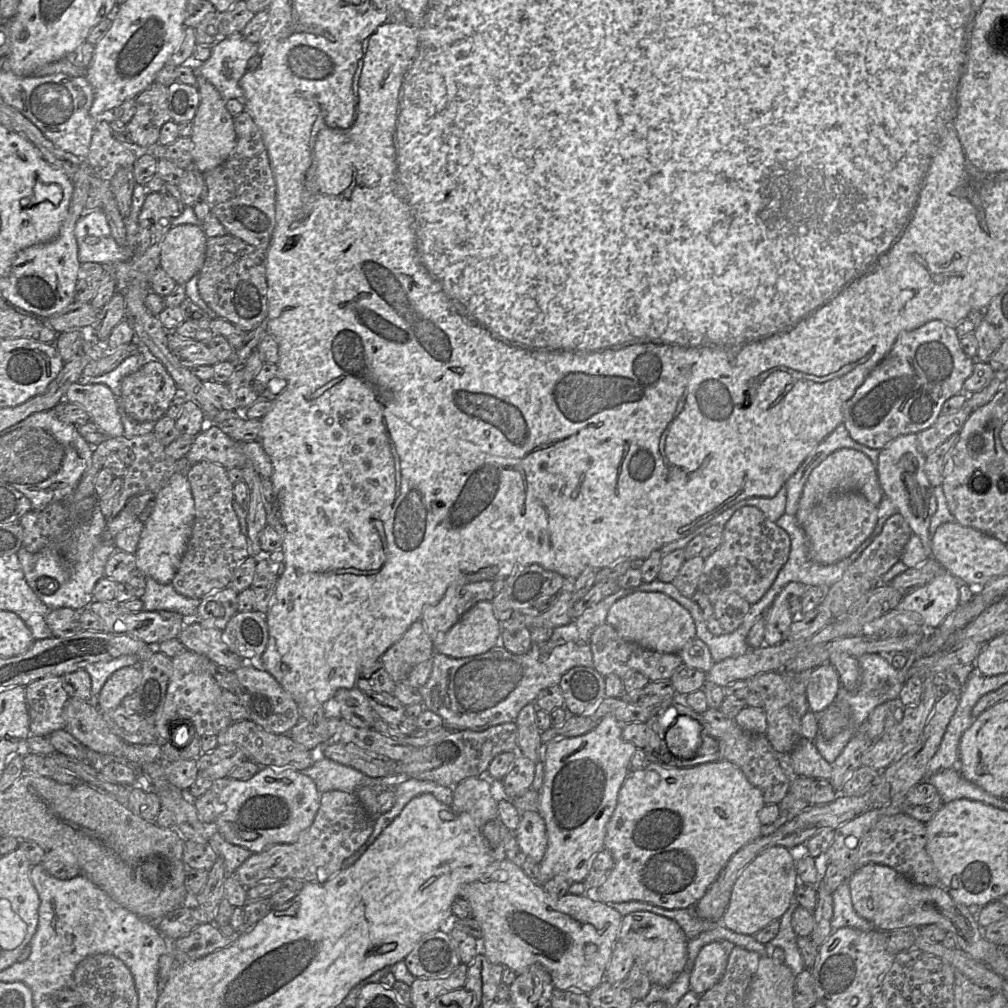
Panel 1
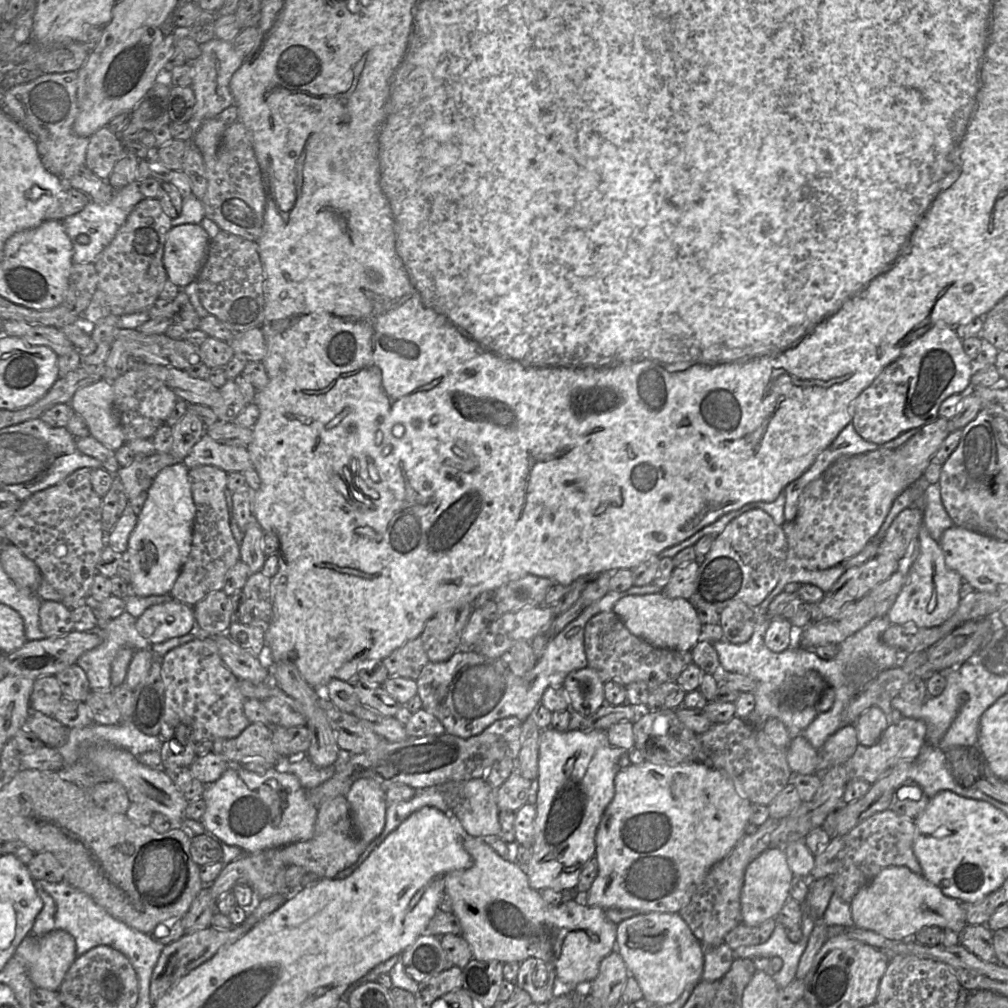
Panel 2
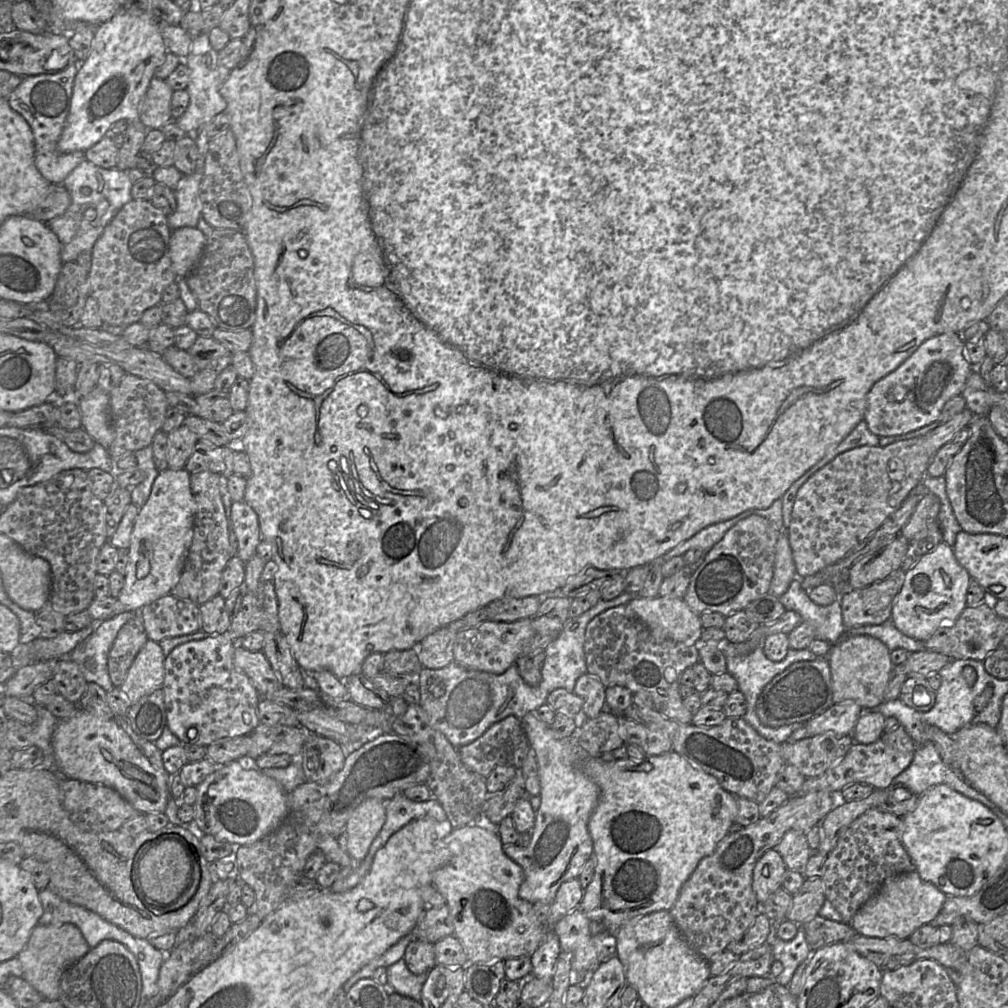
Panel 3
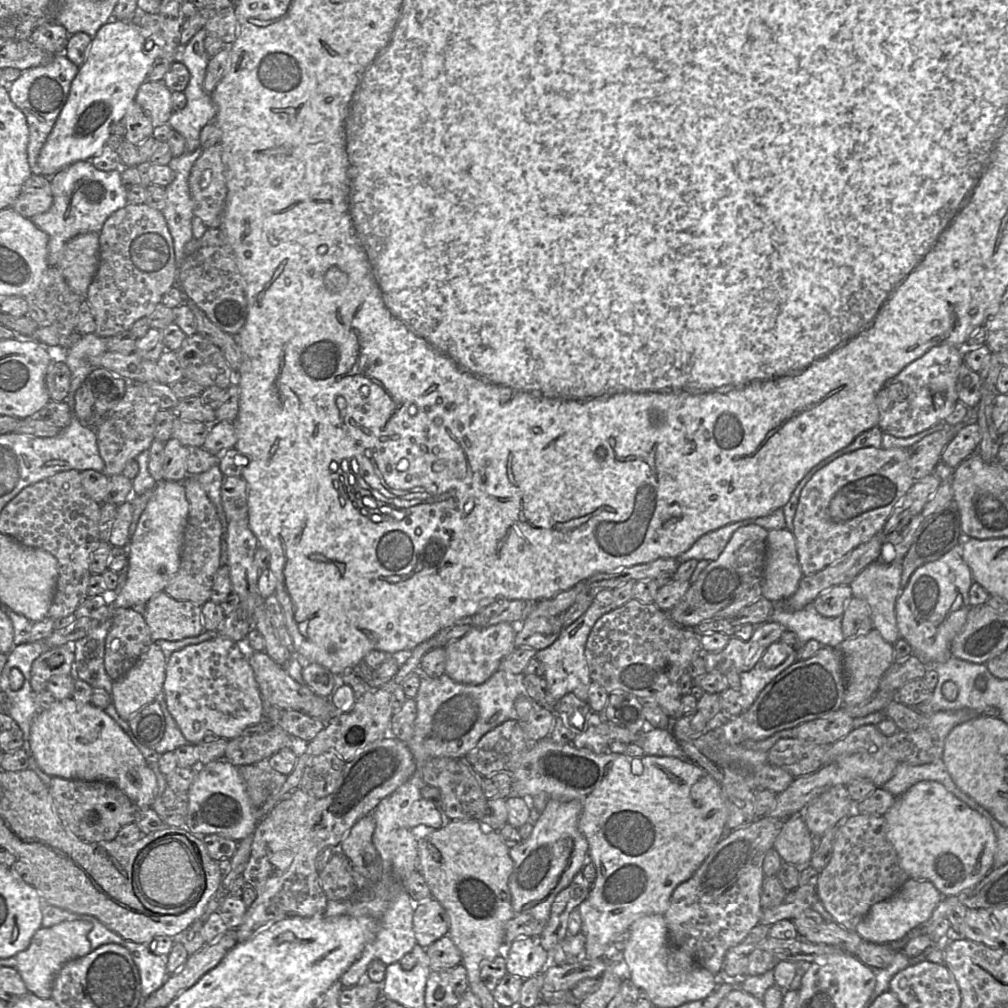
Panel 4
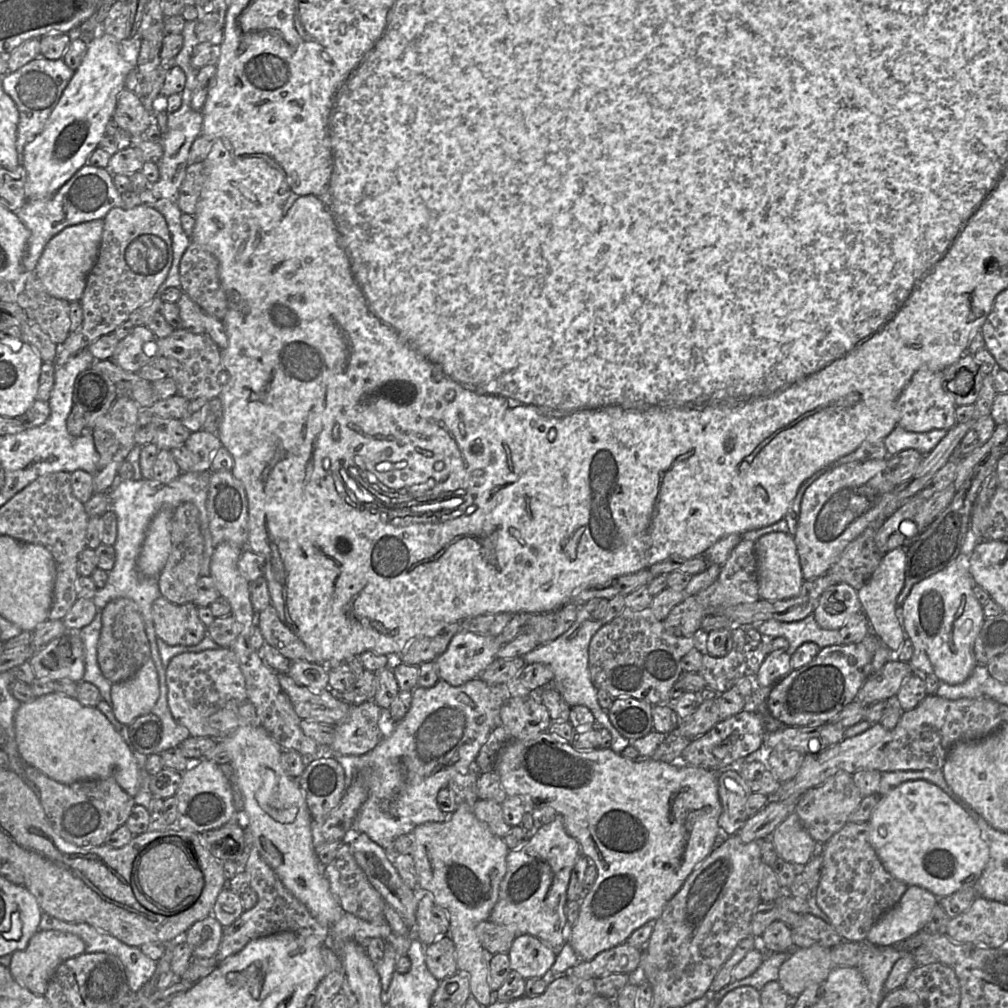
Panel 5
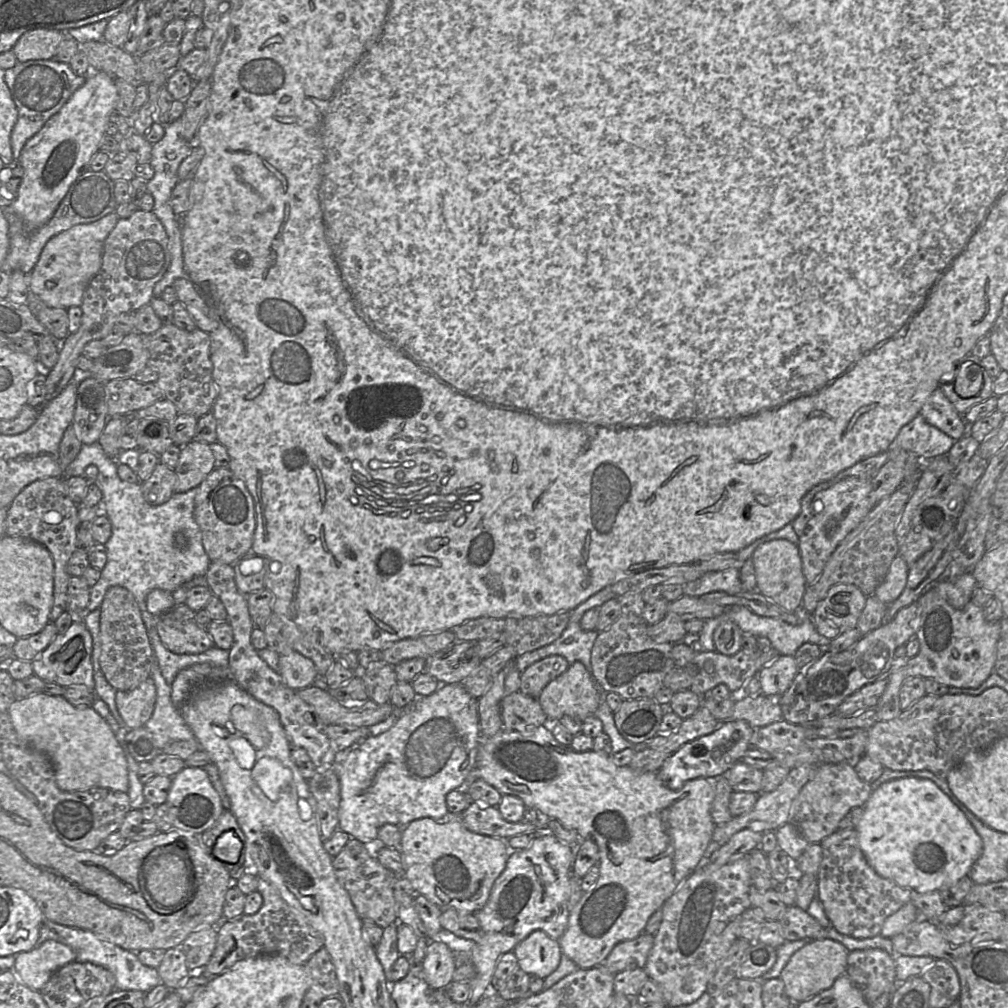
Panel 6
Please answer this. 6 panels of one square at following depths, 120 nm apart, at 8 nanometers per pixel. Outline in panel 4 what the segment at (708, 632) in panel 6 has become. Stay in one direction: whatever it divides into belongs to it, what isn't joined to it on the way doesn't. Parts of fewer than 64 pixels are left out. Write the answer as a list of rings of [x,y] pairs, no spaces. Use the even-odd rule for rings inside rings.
[[[813,603],[798,611],[788,611],[781,604],[775,604],[770,621],[794,632],[798,636],[800,648],[810,640],[816,640],[822,646],[838,648],[845,639],[842,632],[842,617],[824,617],[818,613]]]

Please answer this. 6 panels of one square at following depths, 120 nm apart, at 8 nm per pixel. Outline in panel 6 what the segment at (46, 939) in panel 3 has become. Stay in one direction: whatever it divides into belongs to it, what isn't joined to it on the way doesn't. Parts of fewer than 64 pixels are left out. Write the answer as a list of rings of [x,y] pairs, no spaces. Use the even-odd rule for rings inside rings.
[[[47,940],[28,952],[17,954],[13,972],[25,986],[40,991],[57,970],[75,960],[76,954],[70,947]]]

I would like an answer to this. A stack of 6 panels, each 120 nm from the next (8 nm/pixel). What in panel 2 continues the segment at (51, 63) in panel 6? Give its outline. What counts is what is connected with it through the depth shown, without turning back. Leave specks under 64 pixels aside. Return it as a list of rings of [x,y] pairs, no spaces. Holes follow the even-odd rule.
[[[75,71],[43,74],[28,83],[13,86],[3,97],[6,112],[35,139],[43,166],[63,181],[85,165],[89,144],[89,137],[78,136],[73,131],[78,113],[77,79]]]

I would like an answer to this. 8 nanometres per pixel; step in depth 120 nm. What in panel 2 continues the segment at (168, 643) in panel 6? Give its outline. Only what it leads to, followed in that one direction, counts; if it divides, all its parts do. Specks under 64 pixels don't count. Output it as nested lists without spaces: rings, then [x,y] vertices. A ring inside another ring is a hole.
[[[175,599],[149,607],[137,618],[135,627],[151,645],[199,631],[193,606]]]

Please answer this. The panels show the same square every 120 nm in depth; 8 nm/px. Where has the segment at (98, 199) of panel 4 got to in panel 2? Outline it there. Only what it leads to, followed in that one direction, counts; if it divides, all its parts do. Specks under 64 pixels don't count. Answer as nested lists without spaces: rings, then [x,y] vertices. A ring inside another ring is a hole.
[[[134,181],[121,189],[113,190],[113,197],[108,203],[97,203],[90,200],[80,212],[62,220],[65,231],[73,244],[73,263],[94,264],[98,254],[112,241],[117,230],[124,223],[134,206],[143,199],[139,184]],[[80,234],[89,236],[89,243],[79,243],[77,237]]]

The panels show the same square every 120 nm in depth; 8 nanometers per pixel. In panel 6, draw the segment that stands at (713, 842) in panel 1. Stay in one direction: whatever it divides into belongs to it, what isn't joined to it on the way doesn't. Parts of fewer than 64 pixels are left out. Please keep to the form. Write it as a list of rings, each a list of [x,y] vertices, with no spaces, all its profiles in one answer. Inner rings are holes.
[[[544,725],[537,727],[532,732],[521,733],[502,728],[489,738],[482,738],[480,734],[475,767],[478,769],[479,778],[495,787],[502,795],[513,795],[520,798],[527,808],[537,809],[550,819],[557,819],[566,829],[575,830],[581,840],[592,839],[597,844],[599,849],[599,877],[595,886],[583,893],[581,899],[571,911],[568,927],[559,940],[562,953],[582,969],[599,966],[615,945],[623,941],[633,940],[643,934],[651,915],[660,909],[664,902],[678,890],[685,879],[696,870],[708,844],[712,841],[712,834],[716,826],[710,814],[715,796],[715,784],[713,780],[696,778],[687,781],[680,790],[671,790],[659,779],[655,772],[638,772],[630,766],[616,765],[611,759],[611,755],[600,754],[593,750],[577,752],[572,747],[561,744]]]

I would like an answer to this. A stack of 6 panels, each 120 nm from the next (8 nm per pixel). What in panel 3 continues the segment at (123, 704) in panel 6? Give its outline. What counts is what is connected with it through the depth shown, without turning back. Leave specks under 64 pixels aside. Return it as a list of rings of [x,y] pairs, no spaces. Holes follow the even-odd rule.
[[[148,639],[136,655],[123,684],[119,687],[131,704],[162,688],[164,661],[165,656],[160,645]]]

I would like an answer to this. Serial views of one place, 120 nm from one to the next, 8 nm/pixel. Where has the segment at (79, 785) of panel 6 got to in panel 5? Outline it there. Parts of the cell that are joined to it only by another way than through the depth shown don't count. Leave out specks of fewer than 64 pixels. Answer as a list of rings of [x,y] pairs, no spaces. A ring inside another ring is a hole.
[[[57,692],[36,696],[35,699],[30,702],[22,702],[19,708],[16,710],[14,714],[14,731],[18,752],[24,763],[32,765],[46,776],[54,779],[57,782],[63,784],[72,784],[74,782],[83,780],[114,778],[119,786],[131,797],[134,797],[139,790],[139,769],[131,748],[123,740],[121,735],[114,728],[107,717],[99,709],[97,709],[96,706],[92,707],[82,705],[76,698]]]

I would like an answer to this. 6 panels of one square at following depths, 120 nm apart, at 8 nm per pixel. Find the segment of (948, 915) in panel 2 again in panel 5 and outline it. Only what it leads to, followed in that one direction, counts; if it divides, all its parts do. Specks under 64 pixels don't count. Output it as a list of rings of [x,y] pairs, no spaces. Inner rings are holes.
[[[909,885],[899,900],[871,927],[865,940],[893,946],[926,928],[938,897],[927,889]]]

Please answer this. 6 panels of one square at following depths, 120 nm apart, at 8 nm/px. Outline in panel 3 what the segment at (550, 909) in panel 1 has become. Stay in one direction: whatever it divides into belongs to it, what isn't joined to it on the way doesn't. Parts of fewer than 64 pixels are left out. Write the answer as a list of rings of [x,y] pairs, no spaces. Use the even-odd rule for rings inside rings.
[[[475,824],[466,825],[463,827],[454,828],[445,838],[444,842],[451,852],[451,859],[436,869],[432,874],[432,884],[443,895],[446,905],[452,916],[454,924],[453,935],[460,941],[463,949],[467,955],[469,963],[491,963],[493,961],[505,961],[521,956],[531,957],[536,949],[540,946],[546,936],[546,923],[540,923],[534,916],[533,904],[521,899],[519,897],[519,888],[524,880],[524,872],[522,868],[512,861],[503,851],[504,844],[499,835],[493,833],[483,827]],[[577,908],[554,927],[561,952],[571,954],[571,970],[574,973],[592,973],[600,963],[616,955],[615,935],[610,932],[592,935],[590,922]]]

